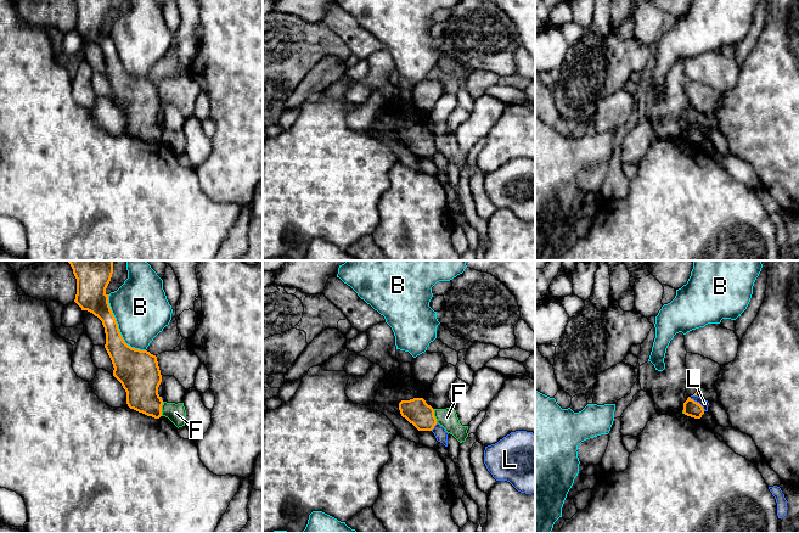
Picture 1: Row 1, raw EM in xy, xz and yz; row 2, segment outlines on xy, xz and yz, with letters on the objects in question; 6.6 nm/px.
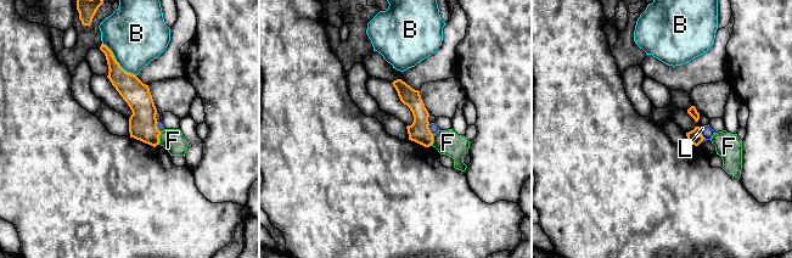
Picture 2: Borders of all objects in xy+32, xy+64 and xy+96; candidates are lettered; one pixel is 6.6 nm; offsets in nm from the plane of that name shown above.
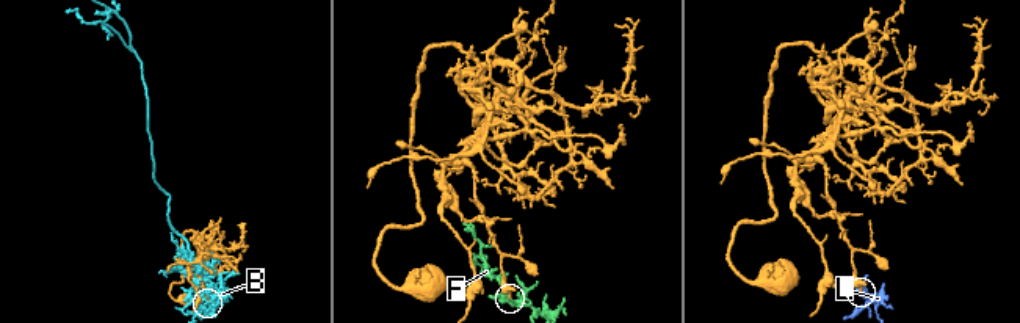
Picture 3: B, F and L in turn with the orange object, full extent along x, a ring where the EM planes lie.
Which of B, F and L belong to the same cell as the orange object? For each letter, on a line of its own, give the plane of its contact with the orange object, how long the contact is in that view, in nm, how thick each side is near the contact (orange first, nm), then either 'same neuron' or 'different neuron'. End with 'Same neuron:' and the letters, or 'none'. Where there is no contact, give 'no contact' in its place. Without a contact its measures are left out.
B: contact in xy; length 440 nm; calibres 220 and 360 nm; different neuron
F: contact in xy; length 100 nm; calibres 260 and 120 nm; different neuron
L: contact in yz; length 140 nm; calibres 110 and 50 nm; different neuron
Same neuron: none

